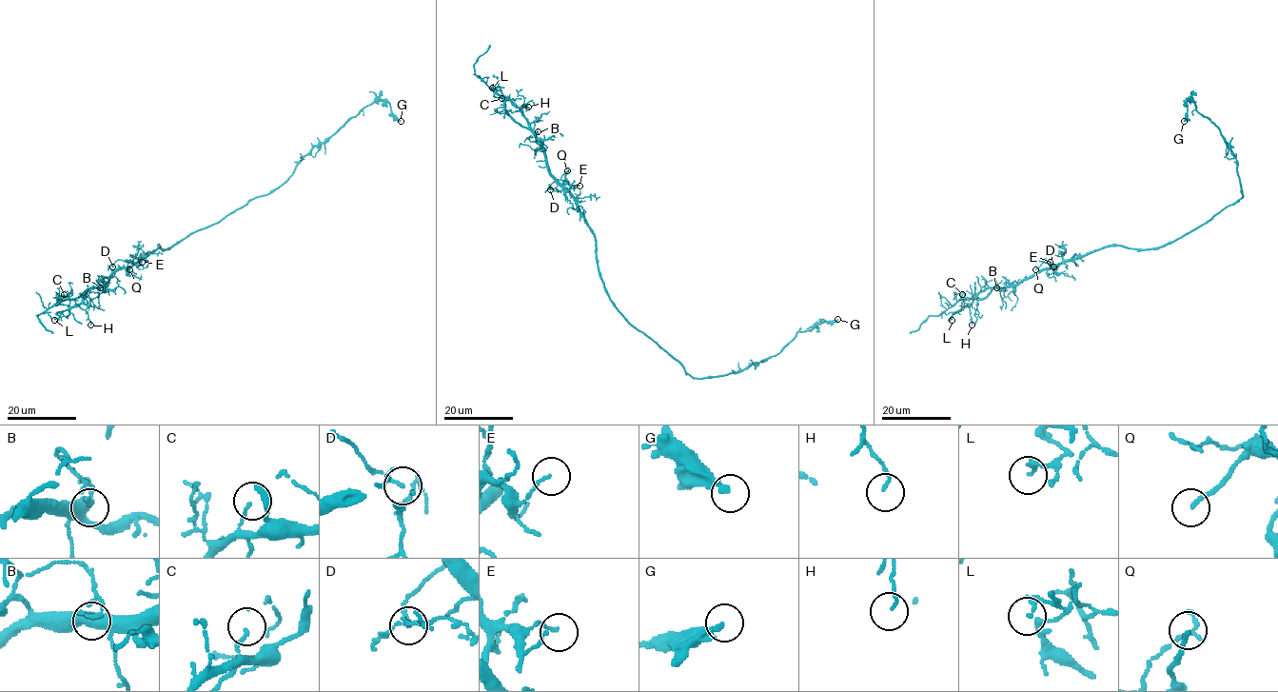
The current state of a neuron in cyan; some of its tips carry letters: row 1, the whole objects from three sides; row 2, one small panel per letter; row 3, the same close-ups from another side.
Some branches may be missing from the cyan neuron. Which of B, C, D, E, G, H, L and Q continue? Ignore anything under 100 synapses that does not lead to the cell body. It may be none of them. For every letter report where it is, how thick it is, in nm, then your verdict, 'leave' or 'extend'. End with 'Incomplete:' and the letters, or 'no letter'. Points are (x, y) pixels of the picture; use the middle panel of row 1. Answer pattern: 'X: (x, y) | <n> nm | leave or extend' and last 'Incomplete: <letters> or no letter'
B: (538, 131) | 130 nm | leave
C: (501, 98) | 110 nm | leave
D: (550, 189) | 80 nm | leave
E: (580, 186) | 100 nm | leave
G: (837, 319) | 240 nm | leave
H: (528, 107) | 90 nm | leave
L: (492, 88) | 130 nm | leave
Q: (567, 170) | 160 nm | leave
Incomplete: no letter

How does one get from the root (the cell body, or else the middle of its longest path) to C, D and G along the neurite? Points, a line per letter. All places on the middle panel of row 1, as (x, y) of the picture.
C: (611, 300), (599, 267), (596, 239), (577, 200), (550, 172), (538, 138), (512, 118), (501, 98)
D: (611, 300), (599, 267), (596, 239), (577, 199), (569, 190), (570, 185), (555, 180), (550, 189)
G: (611, 300), (631, 325), (697, 378), (737, 373), (775, 356), (797, 332), (837, 319)

